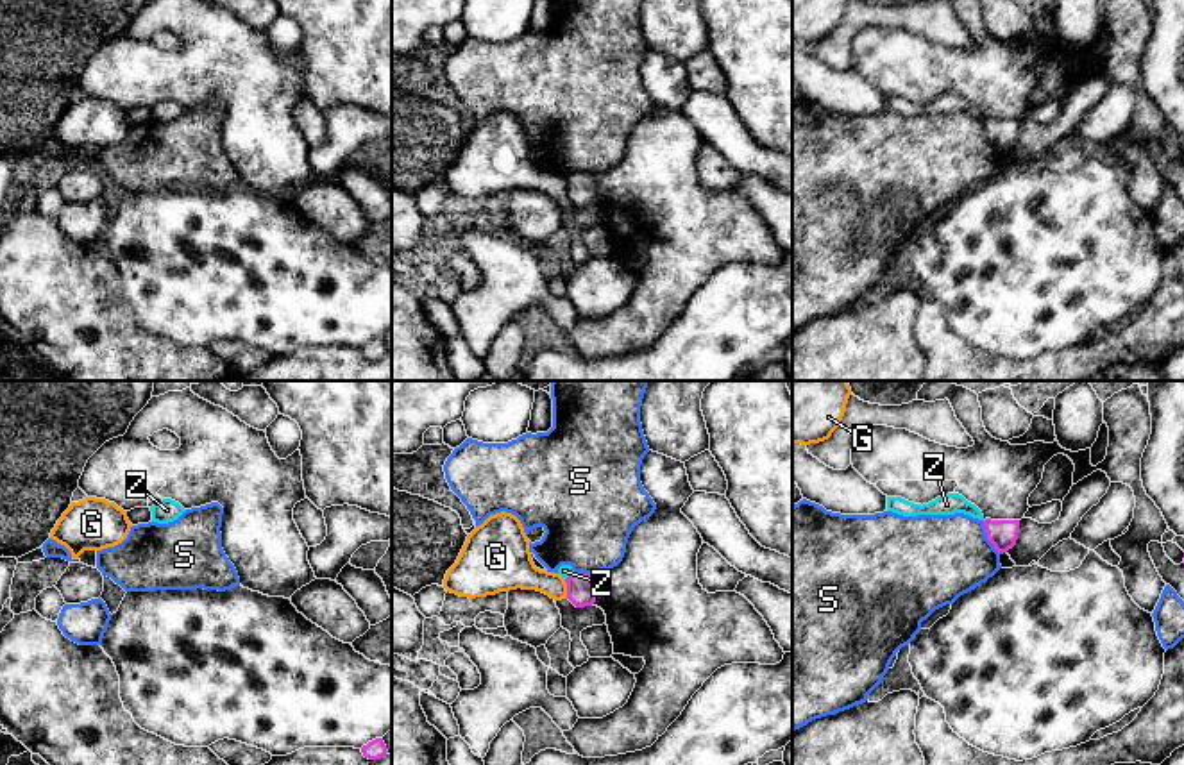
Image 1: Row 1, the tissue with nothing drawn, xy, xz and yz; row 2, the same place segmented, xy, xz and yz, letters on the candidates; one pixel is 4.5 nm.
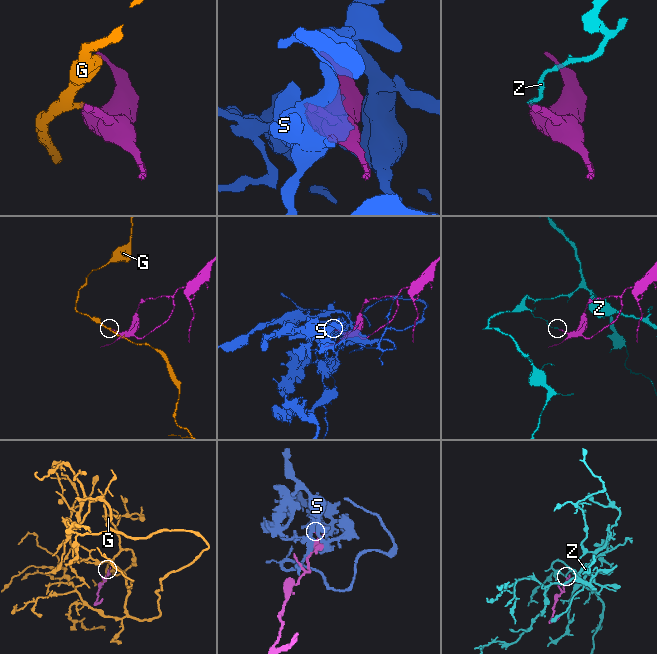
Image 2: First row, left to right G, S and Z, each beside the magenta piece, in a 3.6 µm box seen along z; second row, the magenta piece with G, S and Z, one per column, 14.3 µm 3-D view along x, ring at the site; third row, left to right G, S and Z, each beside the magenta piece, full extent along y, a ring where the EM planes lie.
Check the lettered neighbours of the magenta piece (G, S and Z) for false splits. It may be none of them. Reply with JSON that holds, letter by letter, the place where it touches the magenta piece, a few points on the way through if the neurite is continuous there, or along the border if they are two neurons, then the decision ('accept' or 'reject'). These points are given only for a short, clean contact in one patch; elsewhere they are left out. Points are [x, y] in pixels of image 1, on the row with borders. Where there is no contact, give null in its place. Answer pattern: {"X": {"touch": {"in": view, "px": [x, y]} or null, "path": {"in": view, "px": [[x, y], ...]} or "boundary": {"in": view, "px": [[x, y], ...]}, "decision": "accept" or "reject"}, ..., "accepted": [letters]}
{"G": {"touch": {"in": "xz", "px": [567, 588]}, "boundary": {"in": "xz", "px": [[564, 580], [567, 597]]}, "decision": "reject"}, "S": {"touch": {"in": "yz", "px": [988, 537]}, "decision": "reject"}, "Z": {"touch": {"in": "xz", "px": [569, 576]}, "boundary": {"in": "xz", "px": [[573, 571], [566, 580]]}, "decision": "reject"}, "accepted": []}

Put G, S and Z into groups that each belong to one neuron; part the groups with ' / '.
G / S / Z

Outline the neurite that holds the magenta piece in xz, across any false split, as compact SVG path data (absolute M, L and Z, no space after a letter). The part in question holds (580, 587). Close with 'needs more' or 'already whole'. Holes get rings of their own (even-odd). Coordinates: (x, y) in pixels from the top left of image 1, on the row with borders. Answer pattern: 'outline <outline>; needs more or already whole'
outline M572 572L567 579L567 599L576 608L592 606L596 602L594 576L585 572Z; already whole

